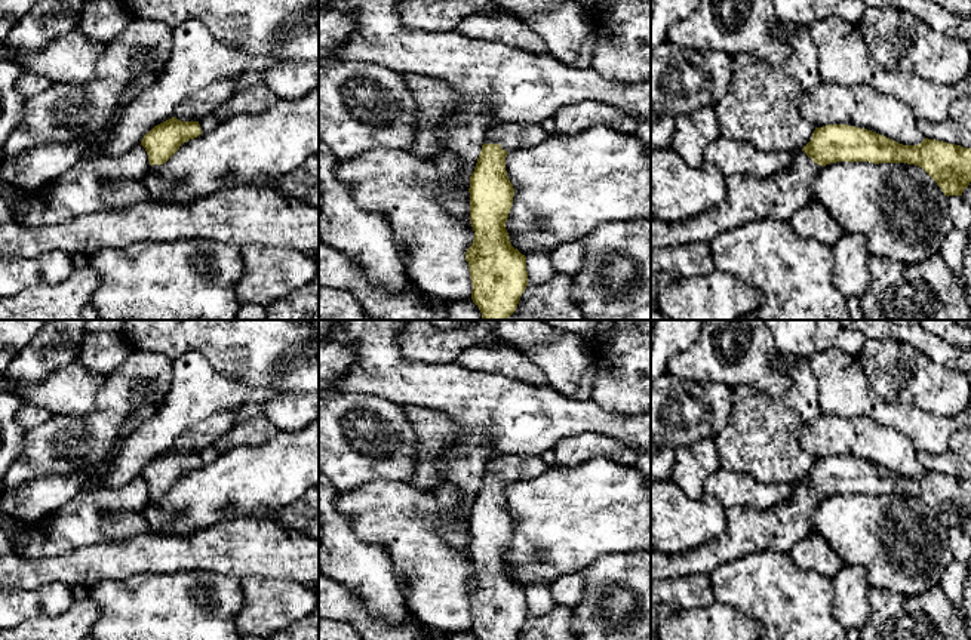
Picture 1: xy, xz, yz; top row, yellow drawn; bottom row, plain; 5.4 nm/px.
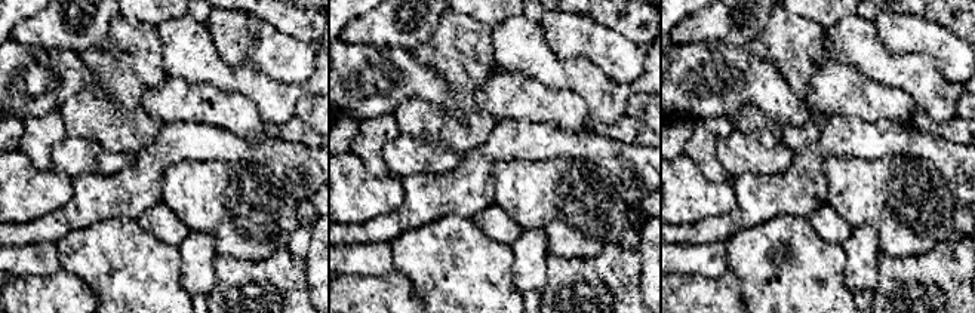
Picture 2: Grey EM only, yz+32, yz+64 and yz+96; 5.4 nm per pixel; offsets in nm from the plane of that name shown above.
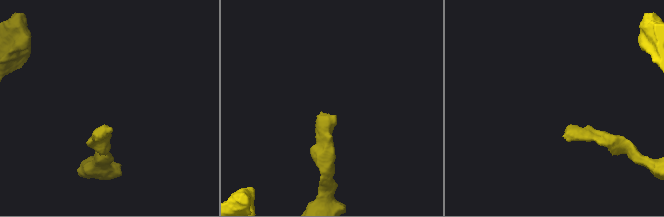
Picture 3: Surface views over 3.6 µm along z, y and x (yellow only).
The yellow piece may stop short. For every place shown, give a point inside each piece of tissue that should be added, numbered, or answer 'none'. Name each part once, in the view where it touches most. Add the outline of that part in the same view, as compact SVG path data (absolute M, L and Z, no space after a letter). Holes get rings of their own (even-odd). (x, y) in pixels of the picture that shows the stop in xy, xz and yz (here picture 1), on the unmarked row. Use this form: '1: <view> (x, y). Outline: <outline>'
1: xz (512, 468). Outline: M501 453L488 461L483 476L500 476L503 481L511 484L541 476L546 470L549 465L540 456Z

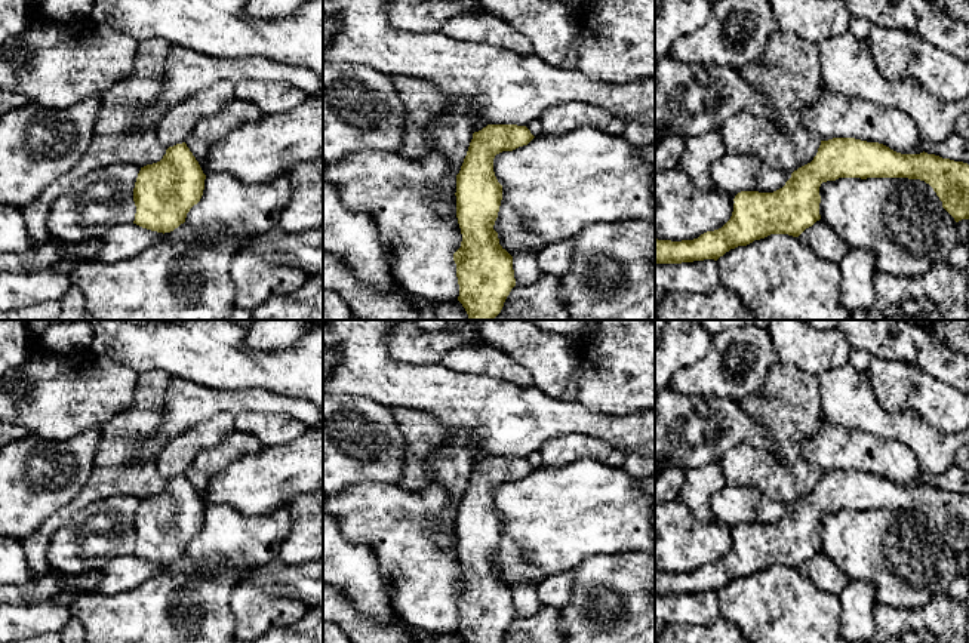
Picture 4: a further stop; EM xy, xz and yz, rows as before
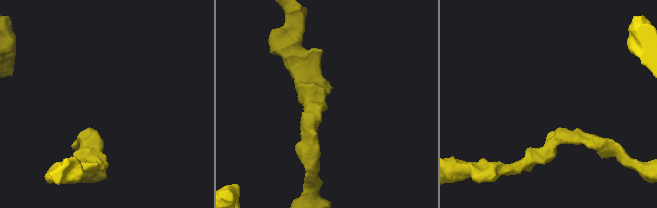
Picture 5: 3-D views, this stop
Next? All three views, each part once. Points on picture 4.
none

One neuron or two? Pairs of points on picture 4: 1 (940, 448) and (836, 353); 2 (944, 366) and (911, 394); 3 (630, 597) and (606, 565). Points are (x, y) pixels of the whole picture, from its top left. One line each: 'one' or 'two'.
1: two
2: two
3: one

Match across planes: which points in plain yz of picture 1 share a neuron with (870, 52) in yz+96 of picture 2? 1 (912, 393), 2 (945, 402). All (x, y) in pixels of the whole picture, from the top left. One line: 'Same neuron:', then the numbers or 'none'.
Same neuron: none

